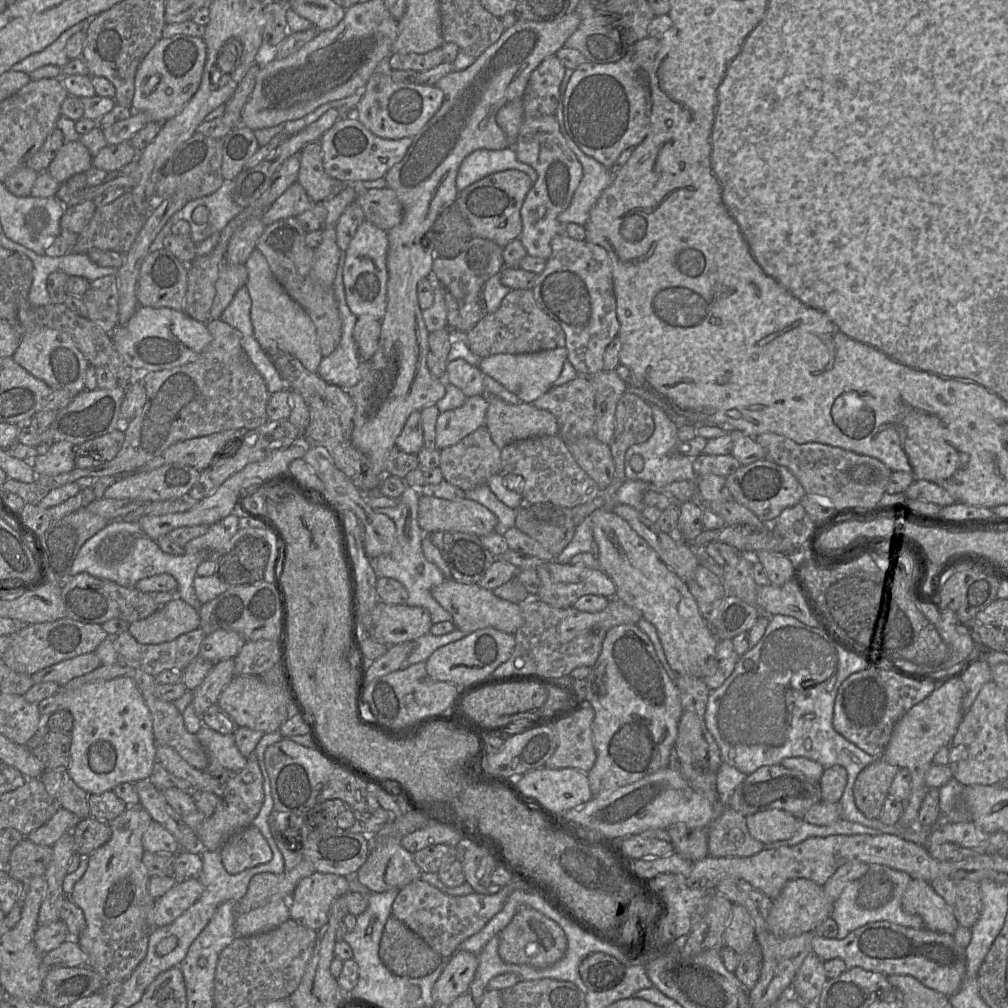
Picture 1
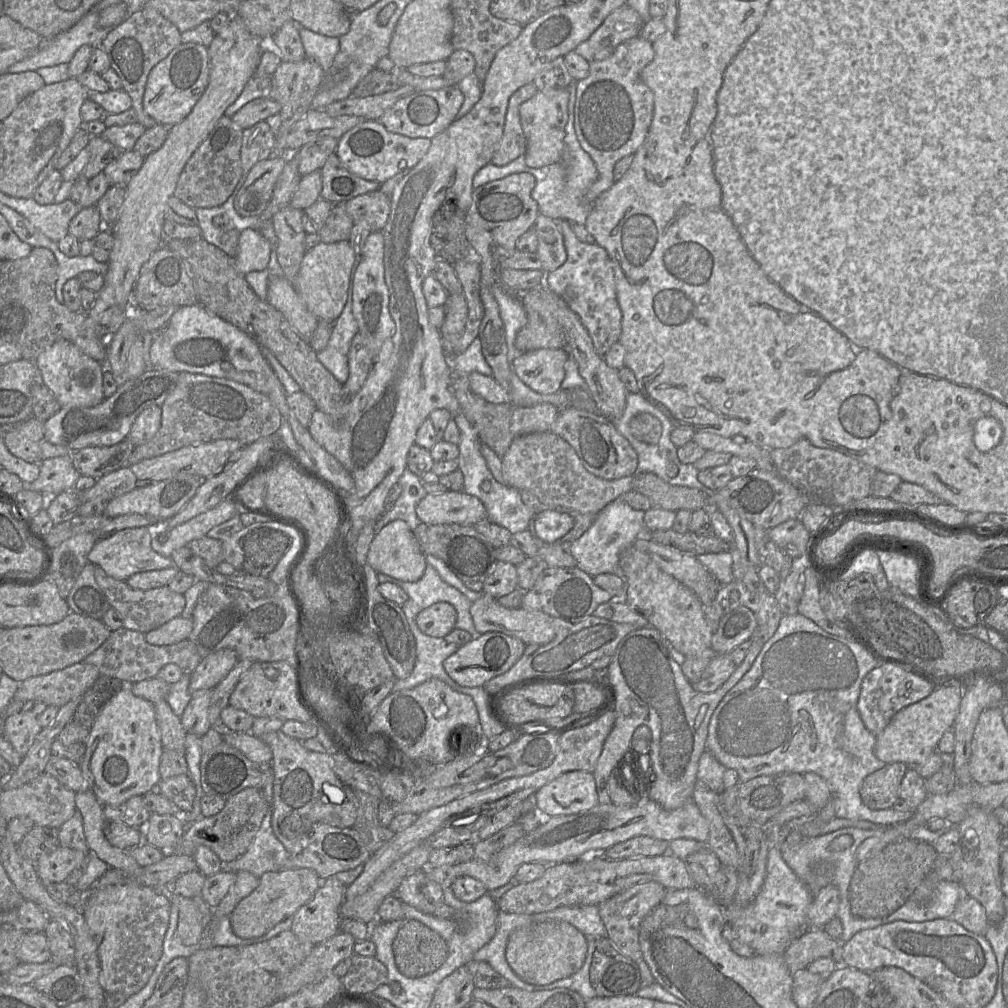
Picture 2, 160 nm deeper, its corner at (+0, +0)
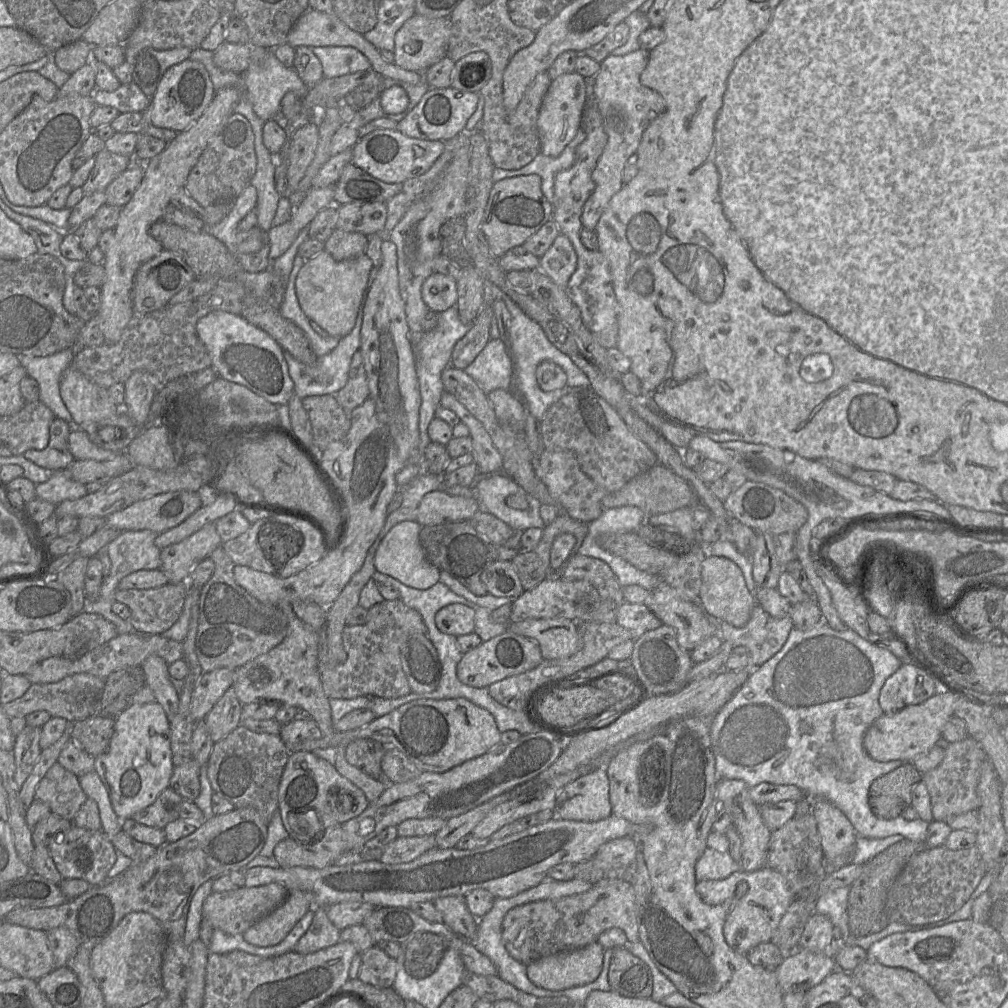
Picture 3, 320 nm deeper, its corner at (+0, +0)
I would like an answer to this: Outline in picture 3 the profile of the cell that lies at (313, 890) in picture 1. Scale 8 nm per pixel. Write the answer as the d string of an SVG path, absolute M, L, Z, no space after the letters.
M314 907L312 910L312 923L293 949L300 954L316 952L340 941L341 930L329 920L327 907Z

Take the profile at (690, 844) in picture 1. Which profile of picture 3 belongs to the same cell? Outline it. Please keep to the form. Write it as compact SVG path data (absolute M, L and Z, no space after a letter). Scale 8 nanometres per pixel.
M767 866L753 872L739 870L724 879L697 881L696 892L706 904L726 907L728 913L723 927L723 935L727 944L742 955L746 955L761 943L771 942L781 918L794 899L783 875Z

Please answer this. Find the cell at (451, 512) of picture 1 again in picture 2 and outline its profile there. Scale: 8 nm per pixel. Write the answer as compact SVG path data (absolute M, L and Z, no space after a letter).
M460 492L428 493L416 507L422 523L428 525L459 524L474 526L487 519L484 504L476 496Z

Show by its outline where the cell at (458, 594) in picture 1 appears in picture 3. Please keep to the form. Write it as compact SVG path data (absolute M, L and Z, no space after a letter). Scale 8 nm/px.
M566 618L526 619L508 623L508 630L538 643L543 659L564 659L574 655L582 647L578 623Z

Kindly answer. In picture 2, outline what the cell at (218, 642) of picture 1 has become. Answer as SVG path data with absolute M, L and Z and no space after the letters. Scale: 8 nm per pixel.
M229 648L219 650L202 658L190 676L190 691L215 688L239 660L238 654Z

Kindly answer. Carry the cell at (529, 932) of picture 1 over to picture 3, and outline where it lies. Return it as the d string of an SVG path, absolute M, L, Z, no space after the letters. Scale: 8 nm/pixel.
M598 942L542 957L526 965L529 980L546 990L564 990L595 981L603 967L604 949Z

